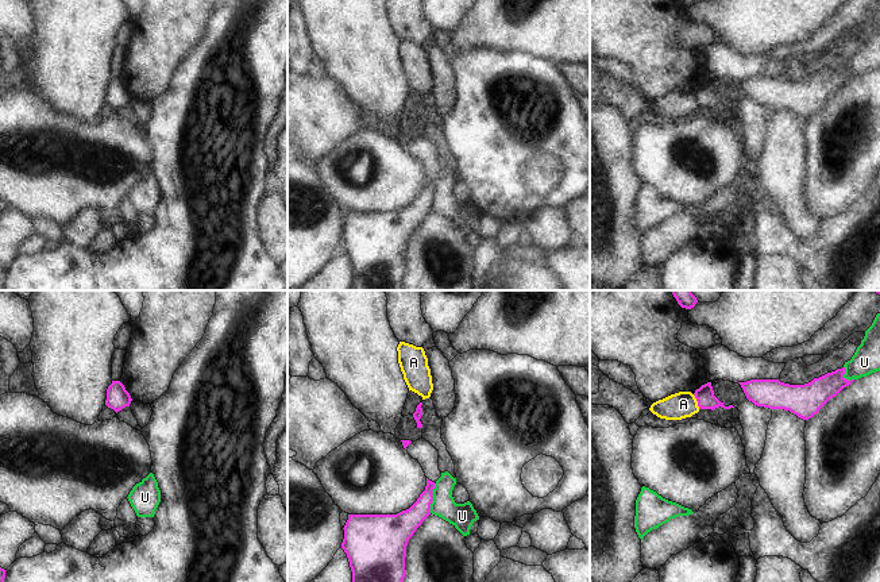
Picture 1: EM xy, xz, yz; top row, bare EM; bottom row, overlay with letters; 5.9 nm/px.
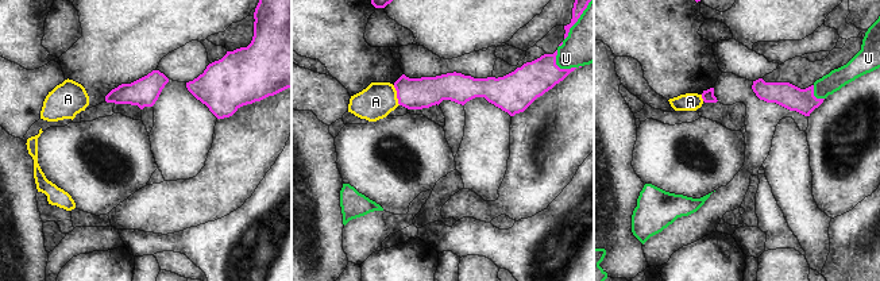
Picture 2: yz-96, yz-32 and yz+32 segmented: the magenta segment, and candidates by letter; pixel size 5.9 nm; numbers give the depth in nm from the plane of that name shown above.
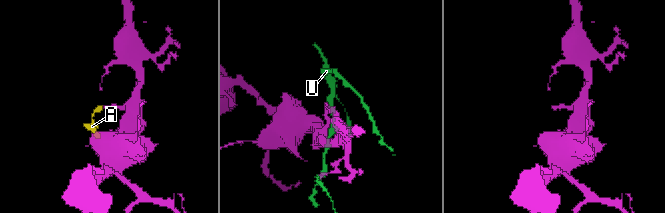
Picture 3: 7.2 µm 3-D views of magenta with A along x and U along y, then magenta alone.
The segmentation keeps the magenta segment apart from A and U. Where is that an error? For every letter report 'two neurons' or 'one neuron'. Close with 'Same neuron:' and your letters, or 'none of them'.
A: two neurons
U: two neurons
Same neuron: none of them

